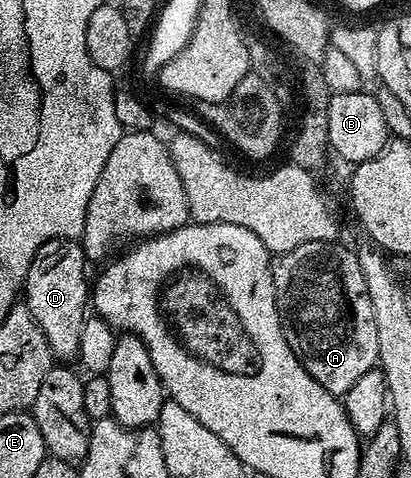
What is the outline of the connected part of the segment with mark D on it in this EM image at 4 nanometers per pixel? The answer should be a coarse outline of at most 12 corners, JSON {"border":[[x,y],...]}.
{"border":[[81,241],[40,244],[24,305],[58,360],[78,358],[92,302]]}

